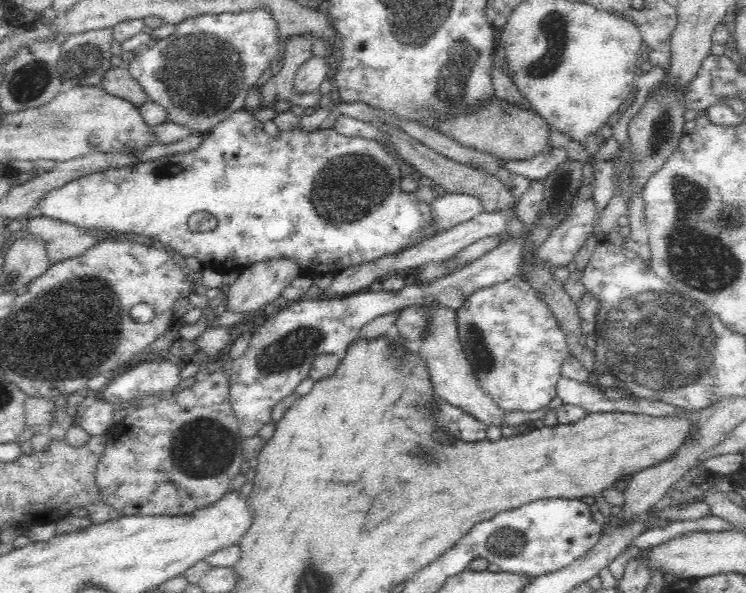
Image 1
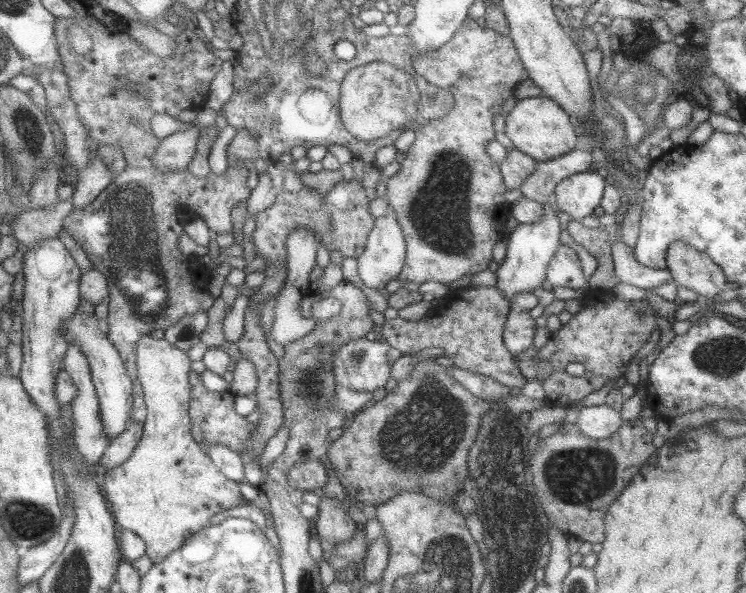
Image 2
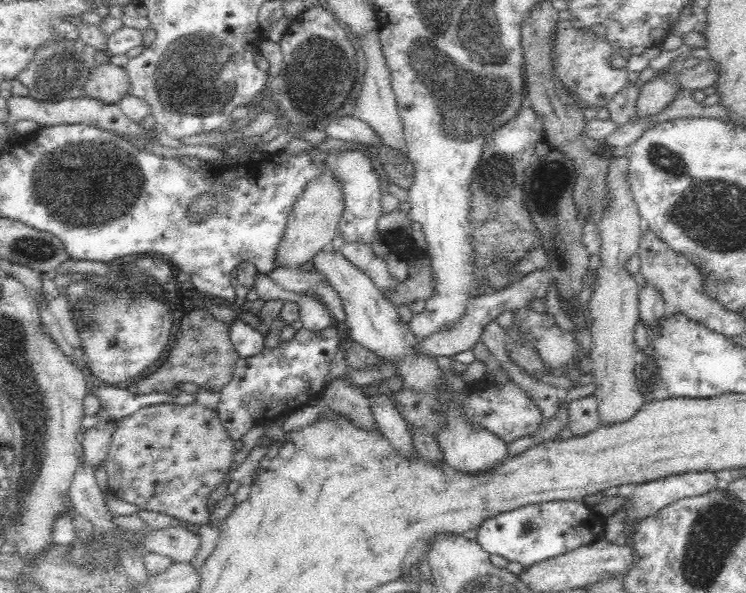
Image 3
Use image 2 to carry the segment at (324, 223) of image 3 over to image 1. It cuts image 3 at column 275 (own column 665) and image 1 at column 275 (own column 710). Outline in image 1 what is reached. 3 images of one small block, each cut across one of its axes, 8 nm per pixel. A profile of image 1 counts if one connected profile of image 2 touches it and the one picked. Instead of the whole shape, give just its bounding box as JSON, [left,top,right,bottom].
[220,258,300,316]

